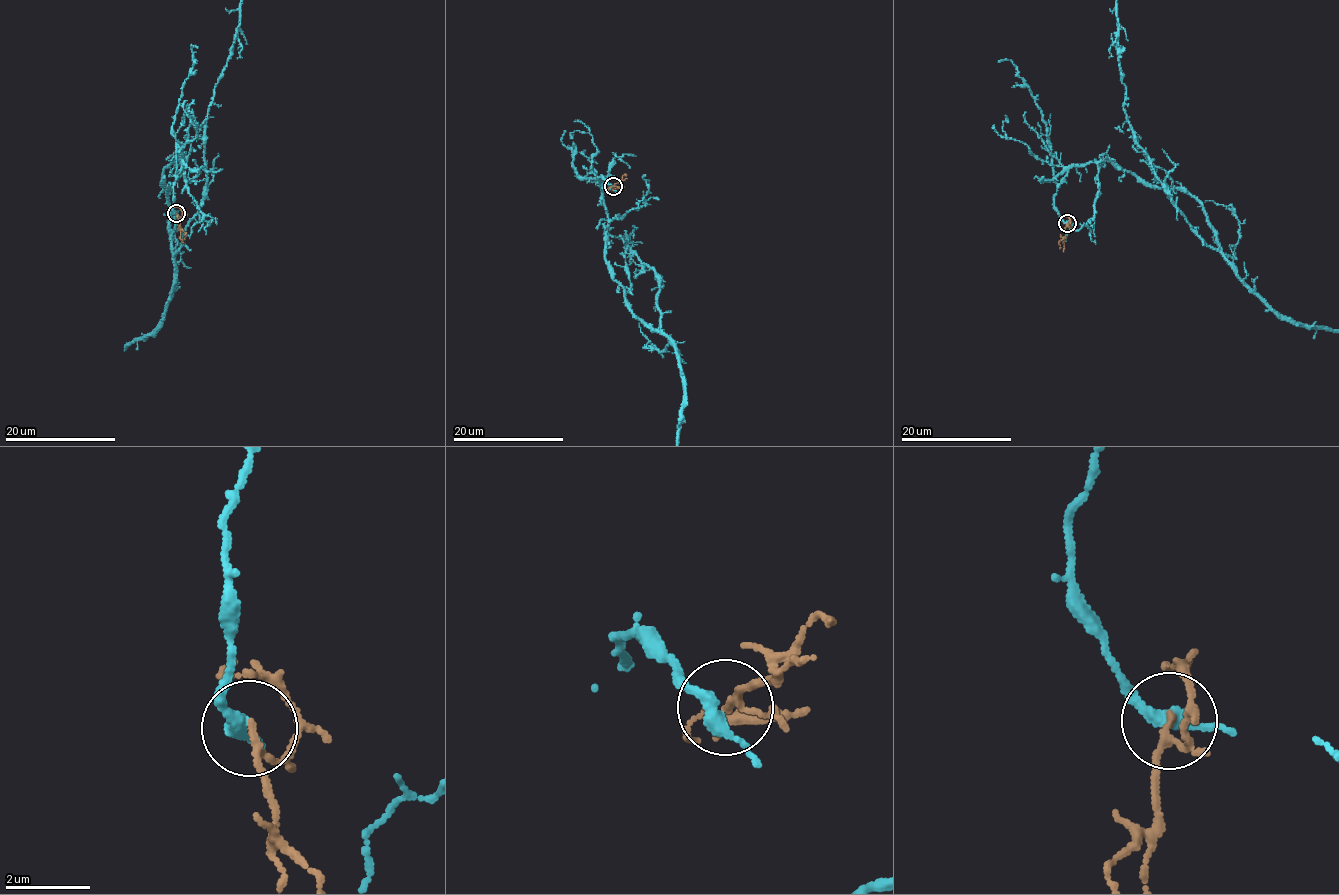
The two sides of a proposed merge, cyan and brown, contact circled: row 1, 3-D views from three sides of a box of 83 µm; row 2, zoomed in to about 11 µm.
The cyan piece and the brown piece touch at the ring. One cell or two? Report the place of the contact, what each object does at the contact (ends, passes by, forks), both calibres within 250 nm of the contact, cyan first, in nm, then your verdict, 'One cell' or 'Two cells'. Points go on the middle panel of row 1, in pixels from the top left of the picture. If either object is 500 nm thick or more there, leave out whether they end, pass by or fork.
Place: (613, 186). At the ring cyan passes by. At the ring brown passes by. Thickness 320 nm (cyan) against 140 nm. One cell

